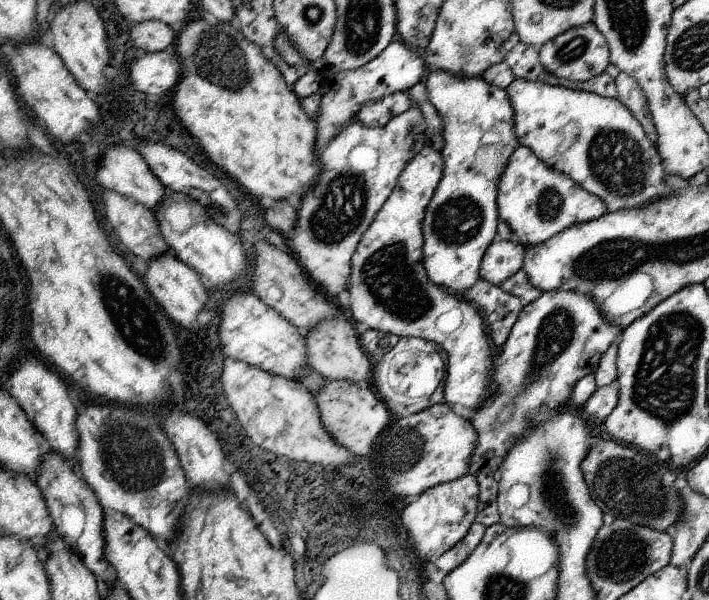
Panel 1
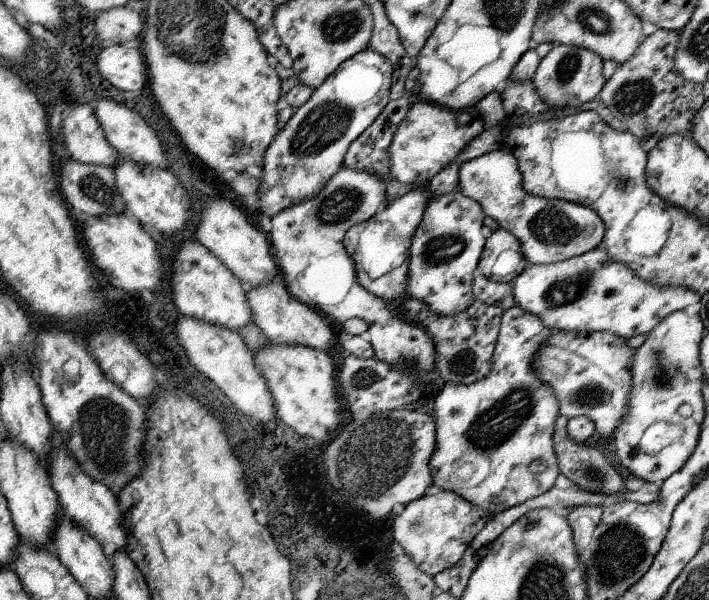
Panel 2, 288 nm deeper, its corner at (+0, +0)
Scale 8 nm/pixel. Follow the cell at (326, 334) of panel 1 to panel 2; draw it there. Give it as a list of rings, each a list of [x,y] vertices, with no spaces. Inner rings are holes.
[[[273,276],[267,284],[257,286],[255,290],[247,290],[249,298],[249,308],[253,316],[253,324],[263,332],[263,336],[269,340],[269,344],[295,344],[295,346],[307,346],[311,350],[327,352],[331,348],[331,332],[325,326],[325,322],[307,306],[297,302],[287,286],[283,286],[281,276]],[[329,346],[329,348],[327,348]]]

